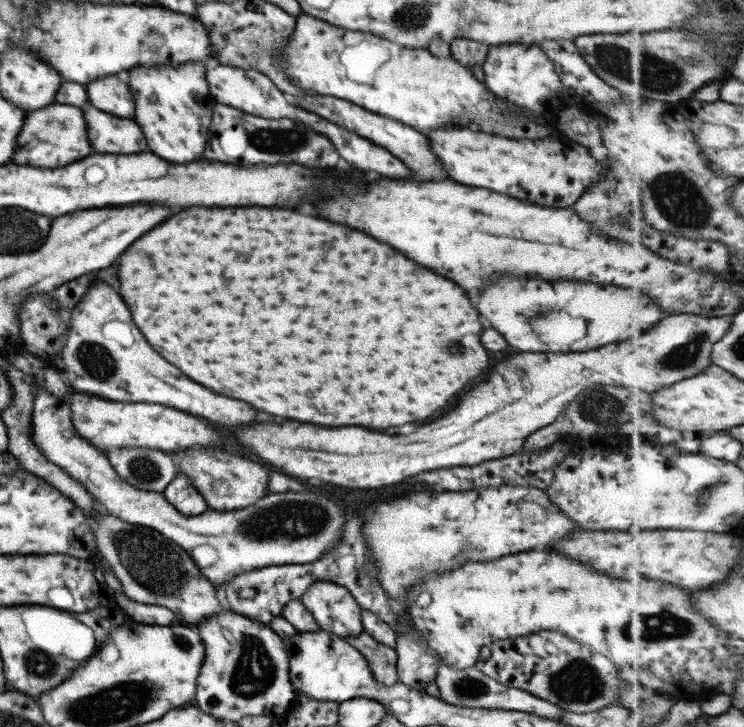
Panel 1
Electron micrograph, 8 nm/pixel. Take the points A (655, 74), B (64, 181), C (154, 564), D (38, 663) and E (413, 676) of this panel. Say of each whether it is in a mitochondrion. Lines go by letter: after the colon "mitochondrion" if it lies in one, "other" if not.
A: mitochondrion
B: other
C: mitochondrion
D: mitochondrion
E: other

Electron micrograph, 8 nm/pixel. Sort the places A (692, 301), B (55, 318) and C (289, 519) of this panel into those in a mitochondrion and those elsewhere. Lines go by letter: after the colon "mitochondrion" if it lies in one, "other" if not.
A: other
B: other
C: mitochondrion

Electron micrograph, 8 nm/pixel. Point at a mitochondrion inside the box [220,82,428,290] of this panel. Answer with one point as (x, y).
(259, 137)

